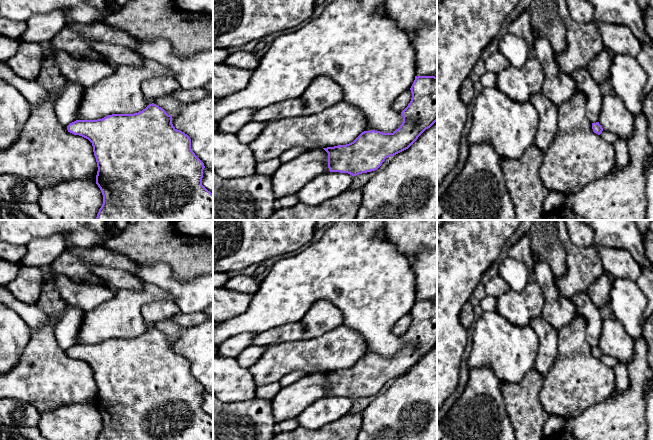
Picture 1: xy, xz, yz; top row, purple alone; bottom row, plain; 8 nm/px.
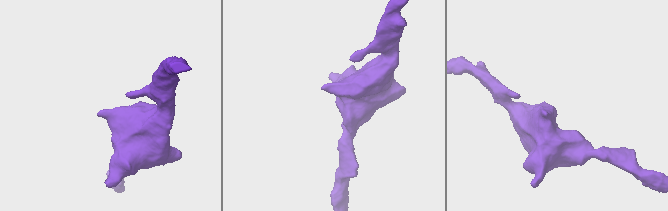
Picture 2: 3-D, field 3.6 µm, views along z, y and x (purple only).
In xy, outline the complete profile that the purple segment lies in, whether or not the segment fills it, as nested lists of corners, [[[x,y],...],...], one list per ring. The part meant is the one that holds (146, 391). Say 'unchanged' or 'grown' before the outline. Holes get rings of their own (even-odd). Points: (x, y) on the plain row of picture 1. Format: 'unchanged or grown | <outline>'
unchanged | [[[152,327],[134,338],[112,338],[97,344],[76,344],[67,350],[68,356],[88,363],[93,370],[97,386],[96,408],[103,419],[103,428],[97,440],[213,440],[213,417],[202,409],[204,387],[191,373],[191,363],[184,356],[177,354],[172,348],[172,340],[164,333]]]

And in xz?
unchanged | [[[415,300],[410,312],[412,322],[401,336],[403,346],[393,357],[364,355],[353,366],[346,369],[323,372],[328,377],[330,396],[348,397],[356,400],[377,394],[386,382],[408,373],[418,361],[437,345],[437,301]]]

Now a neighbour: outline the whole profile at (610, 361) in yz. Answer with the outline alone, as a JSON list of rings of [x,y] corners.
[[[603,354],[600,359],[604,364],[606,364],[608,367],[612,369],[619,363],[619,361],[616,358],[606,354]]]

